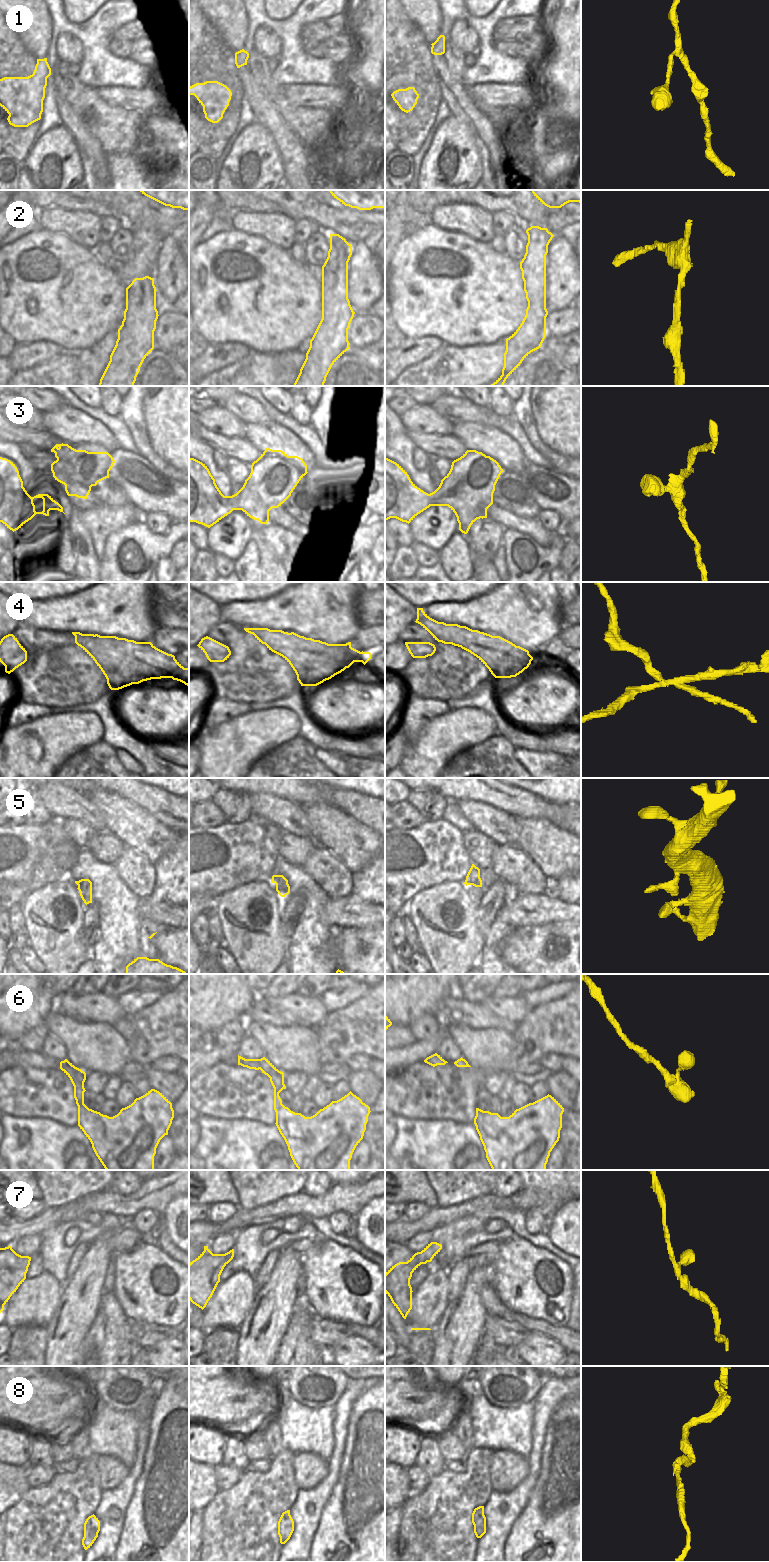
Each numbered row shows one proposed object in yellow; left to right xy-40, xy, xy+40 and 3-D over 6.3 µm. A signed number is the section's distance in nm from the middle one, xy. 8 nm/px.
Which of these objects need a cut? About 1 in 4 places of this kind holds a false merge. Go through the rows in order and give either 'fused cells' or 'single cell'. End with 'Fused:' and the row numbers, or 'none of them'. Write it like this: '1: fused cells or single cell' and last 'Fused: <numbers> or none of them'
1: single cell
2: single cell
3: single cell
4: fused cells
5: single cell
6: single cell
7: single cell
8: single cell
Fused: 4

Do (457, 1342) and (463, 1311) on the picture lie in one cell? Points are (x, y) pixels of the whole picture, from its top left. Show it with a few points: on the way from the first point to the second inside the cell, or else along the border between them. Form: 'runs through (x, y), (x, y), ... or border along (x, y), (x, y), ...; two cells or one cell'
runs through (457, 1334), (463, 1319); one cell

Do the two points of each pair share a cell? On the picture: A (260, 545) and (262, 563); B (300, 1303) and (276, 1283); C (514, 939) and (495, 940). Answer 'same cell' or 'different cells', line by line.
A: same cell
B: different cells
C: different cells

